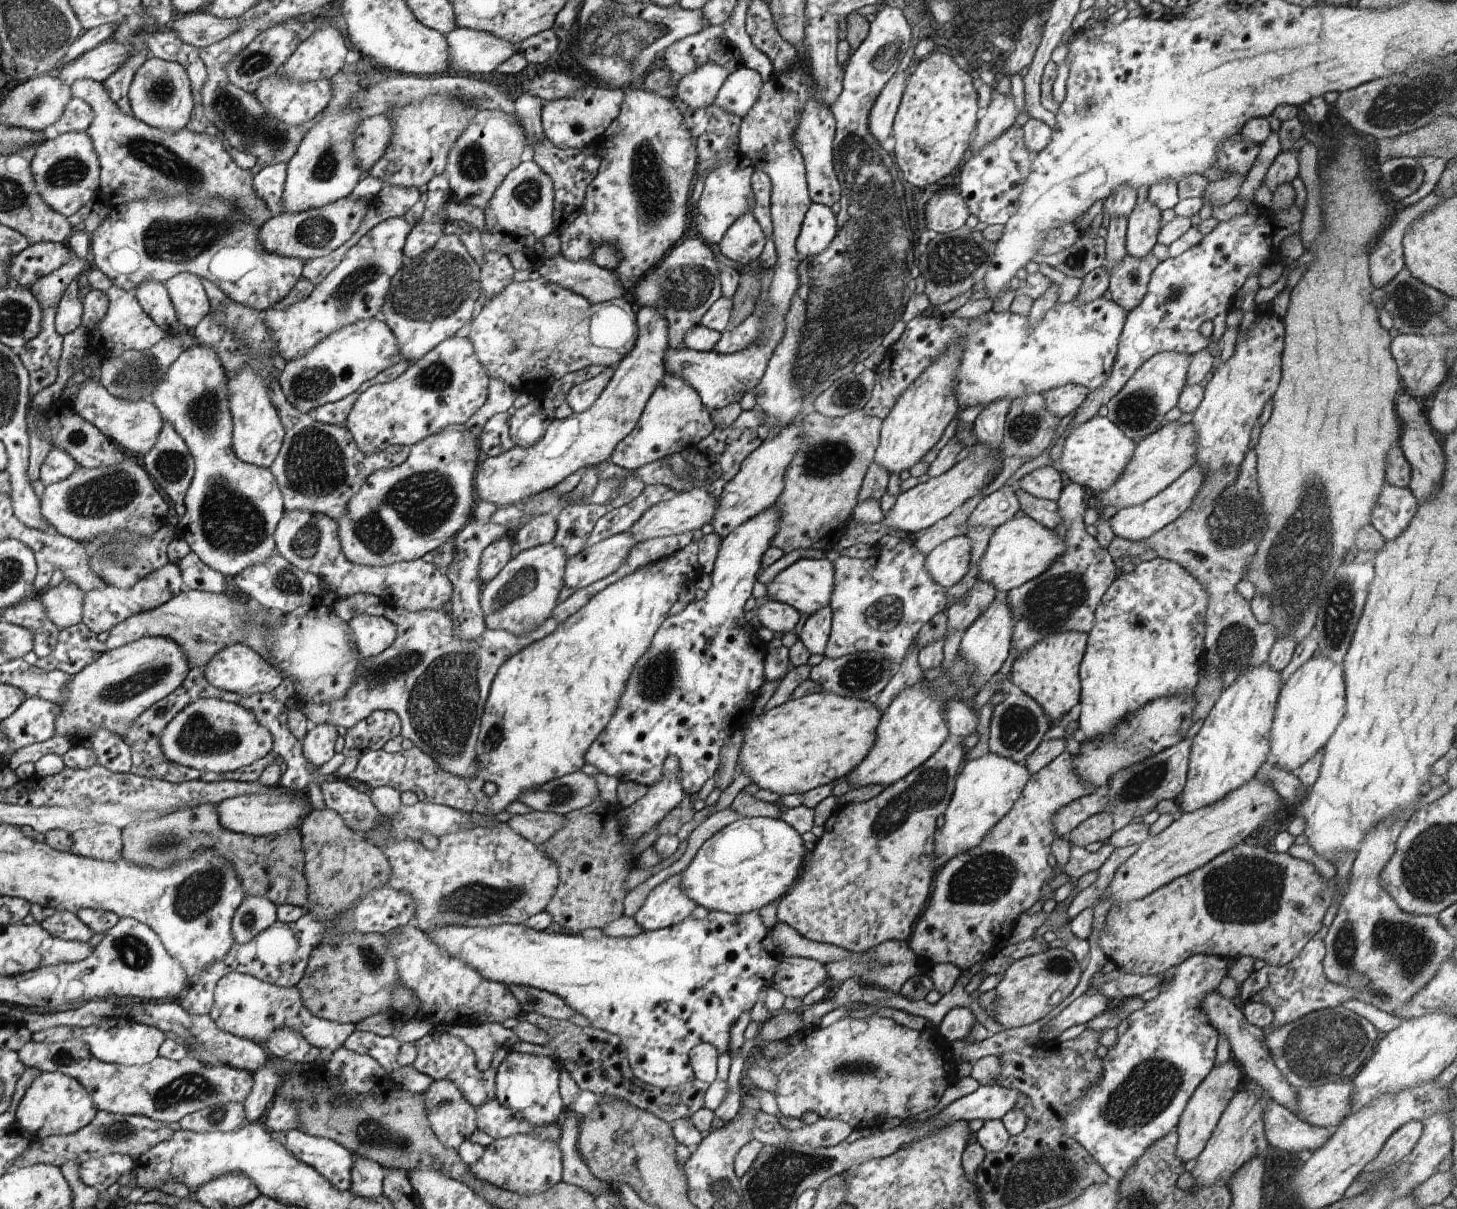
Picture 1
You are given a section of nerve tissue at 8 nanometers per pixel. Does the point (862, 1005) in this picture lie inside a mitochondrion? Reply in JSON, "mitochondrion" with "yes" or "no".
{"mitochondrion":"no"}

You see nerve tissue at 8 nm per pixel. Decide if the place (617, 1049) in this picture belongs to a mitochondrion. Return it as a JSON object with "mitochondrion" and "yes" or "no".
{"mitochondrion":"no"}

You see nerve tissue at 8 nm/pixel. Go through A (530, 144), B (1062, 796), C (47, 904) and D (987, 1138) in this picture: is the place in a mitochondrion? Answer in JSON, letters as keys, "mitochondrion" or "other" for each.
{"A":"other","B":"other","C":"other","D":"other"}

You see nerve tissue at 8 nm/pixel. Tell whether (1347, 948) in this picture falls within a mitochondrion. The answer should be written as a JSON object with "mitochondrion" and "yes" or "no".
{"mitochondrion":"yes"}

